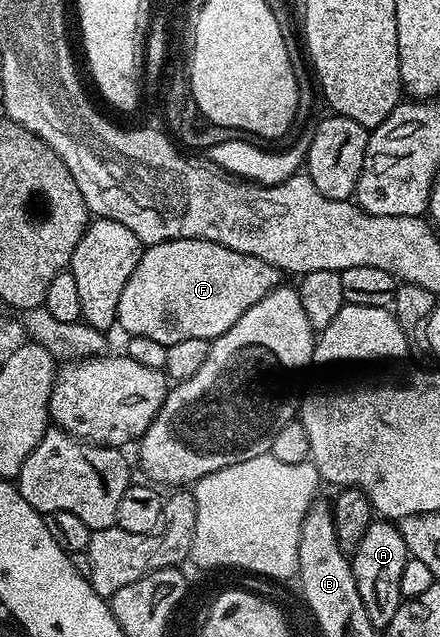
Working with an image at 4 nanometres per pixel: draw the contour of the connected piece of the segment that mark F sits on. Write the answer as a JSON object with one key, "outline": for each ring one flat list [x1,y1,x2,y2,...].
{"outline":[[174,239,173,241,163,241,157,245,147,246,141,252,138,267,134,267,134,275,130,275,130,279,126,283,126,287,122,287,122,299,118,299,118,315,116,316,116,325,125,329,128,337,145,337,146,339,154,339,157,343,170,346,178,343,181,339,206,339,211,342,213,337,222,335,226,331,230,331,230,327,234,327,234,323,238,323,238,319,242,319,242,315,246,311,250,311,250,307,254,307,254,303,258,303,258,299,266,296,271,289,277,288,281,284,282,274,270,263,266,263,262,259,254,259,254,255,246,255,242,251,234,251,230,247,222,247,213,241,203,241,202,239]]}

